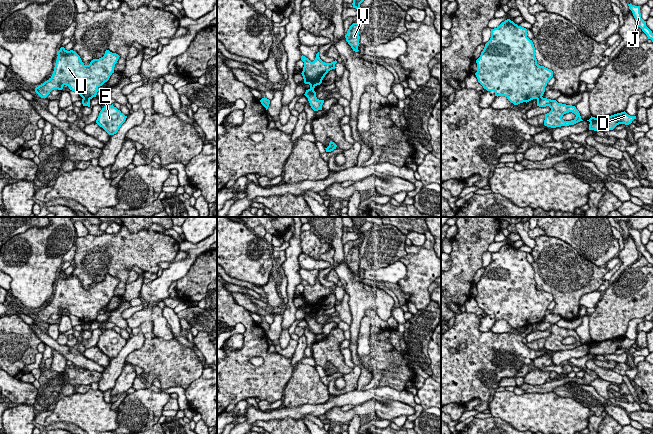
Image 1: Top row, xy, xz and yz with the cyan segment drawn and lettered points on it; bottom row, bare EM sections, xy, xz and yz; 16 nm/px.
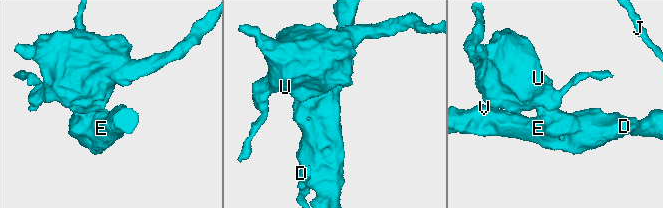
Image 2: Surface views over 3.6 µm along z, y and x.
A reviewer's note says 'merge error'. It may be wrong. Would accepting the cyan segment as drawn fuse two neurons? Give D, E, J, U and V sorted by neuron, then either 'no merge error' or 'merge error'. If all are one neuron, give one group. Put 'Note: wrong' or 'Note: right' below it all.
groups D E J V / U; merge error
Note: right

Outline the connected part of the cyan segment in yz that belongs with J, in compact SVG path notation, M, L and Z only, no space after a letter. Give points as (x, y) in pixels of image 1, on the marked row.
M631 3L628 4L629 9L632 11L633 16L636 20L636 24L638 25L638 27L640 27L642 29L642 31L647 35L648 39L651 39L653 42L653 33L652 31L646 26L646 21L644 21L641 18L641 13L640 13L640 6L635 6L632 5Z

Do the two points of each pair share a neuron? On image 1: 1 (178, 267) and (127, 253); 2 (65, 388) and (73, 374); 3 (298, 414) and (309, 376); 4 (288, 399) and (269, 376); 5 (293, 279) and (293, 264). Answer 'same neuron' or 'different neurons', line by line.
1: different neurons
2: different neurons
3: different neurons
4: different neurons
5: same neuron

